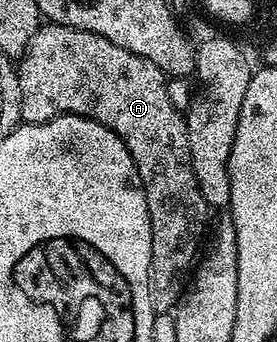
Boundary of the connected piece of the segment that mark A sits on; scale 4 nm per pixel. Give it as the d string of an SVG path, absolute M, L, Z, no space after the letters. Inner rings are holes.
M48 22L36 31L34 38L30 38L27 50L24 52L23 56L19 57L16 77L18 78L18 86L20 87L20 118L23 123L44 124L47 120L52 120L58 114L87 114L91 119L97 120L102 126L106 126L111 132L118 134L124 139L124 145L128 147L130 154L134 158L134 166L138 170L140 181L144 187L146 206L150 210L150 226L152 227L152 267L150 269L152 311L156 314L171 313L178 304L178 292L176 296L176 279L178 279L188 267L188 271L193 267L194 261L201 251L202 241L205 239L204 227L208 224L210 207L202 196L202 190L199 189L198 178L195 177L194 170L191 168L191 154L190 146L187 142L187 122L185 120L185 113L176 109L173 103L170 102L170 95L167 94L168 80L166 79L166 73L158 66L154 66L154 62L150 62L146 58L142 58L138 54L134 54L130 50L126 50L122 46L118 46L114 42L102 38L98 34L84 32L81 28L69 28L67 24L54 24Z

